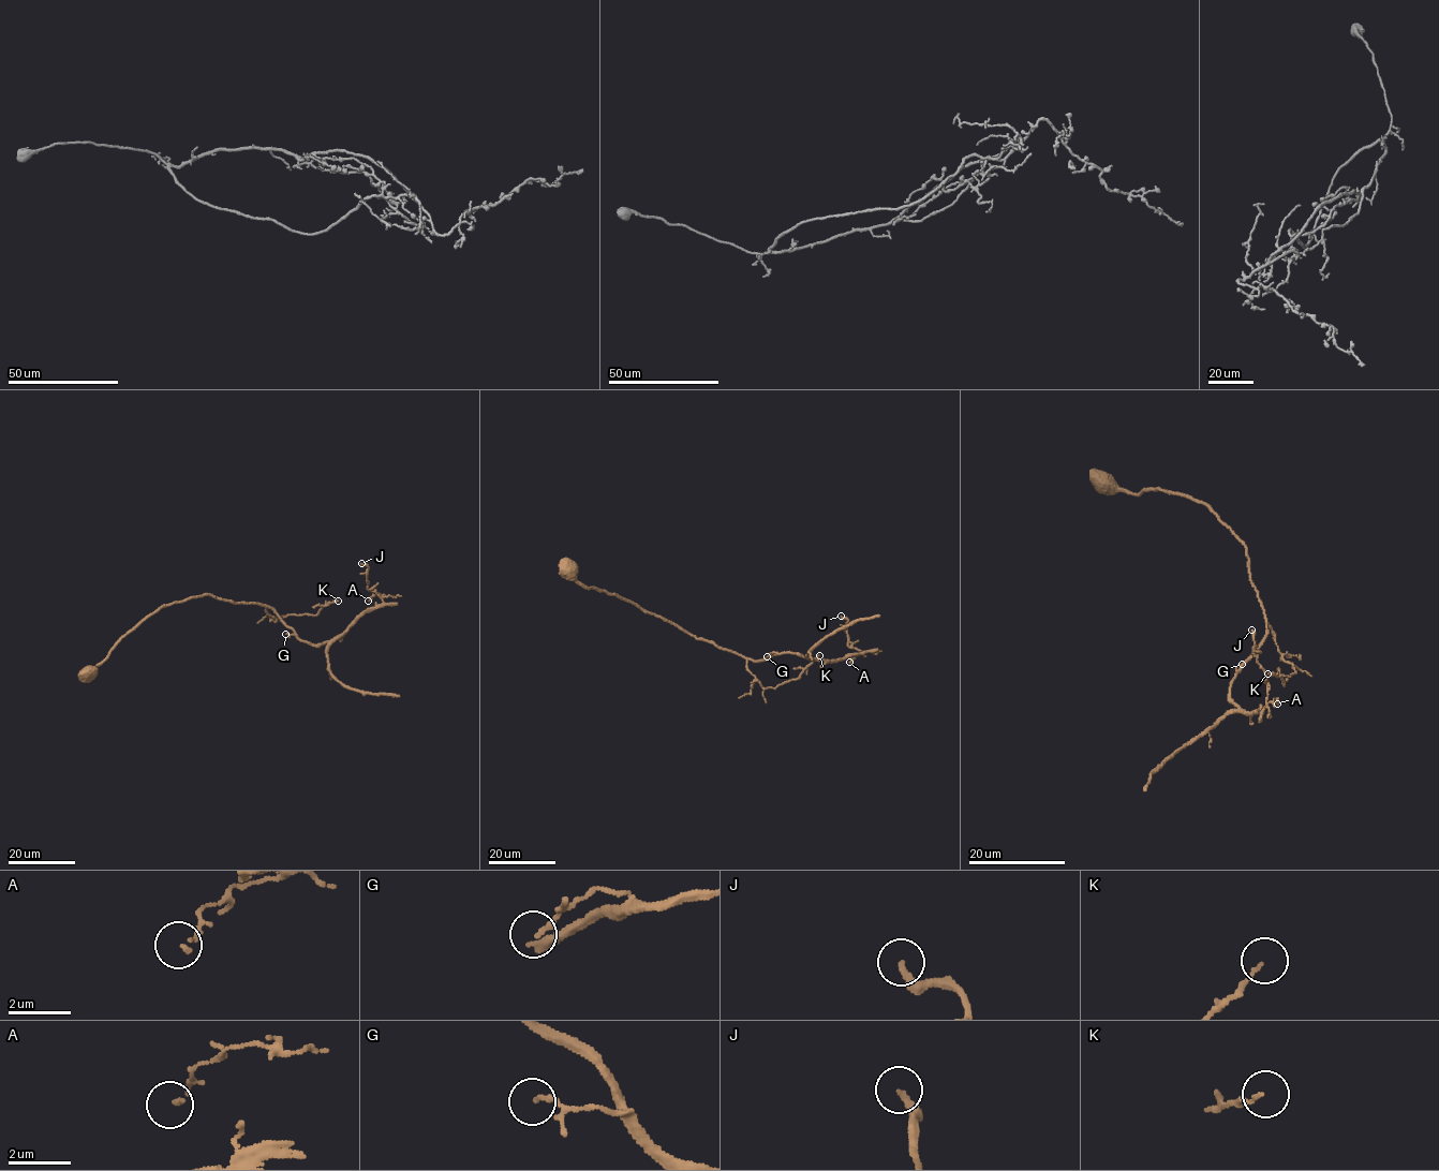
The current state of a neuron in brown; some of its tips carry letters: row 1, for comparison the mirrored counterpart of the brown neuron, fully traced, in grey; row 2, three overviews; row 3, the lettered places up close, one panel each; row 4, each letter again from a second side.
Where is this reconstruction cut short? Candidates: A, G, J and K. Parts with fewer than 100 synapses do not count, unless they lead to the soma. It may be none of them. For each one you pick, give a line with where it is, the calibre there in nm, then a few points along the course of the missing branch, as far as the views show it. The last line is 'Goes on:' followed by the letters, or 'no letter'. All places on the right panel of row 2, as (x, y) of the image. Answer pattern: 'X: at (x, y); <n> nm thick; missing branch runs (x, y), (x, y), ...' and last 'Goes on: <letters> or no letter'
Goes on: no letter

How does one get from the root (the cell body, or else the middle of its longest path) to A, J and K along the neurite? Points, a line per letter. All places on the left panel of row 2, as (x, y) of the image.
A: (90, 673), (147, 617), (191, 597), (264, 604), (314, 645), (335, 641), (384, 602), (376, 594), (368, 601)
J: (90, 673), (147, 617), (204, 594), (264, 604), (301, 640), (335, 641), (384, 602), (368, 590), (361, 563)
K: (90, 673), (122, 637), (176, 603), (211, 595), (262, 604), (278, 619), (315, 614), (338, 601)

